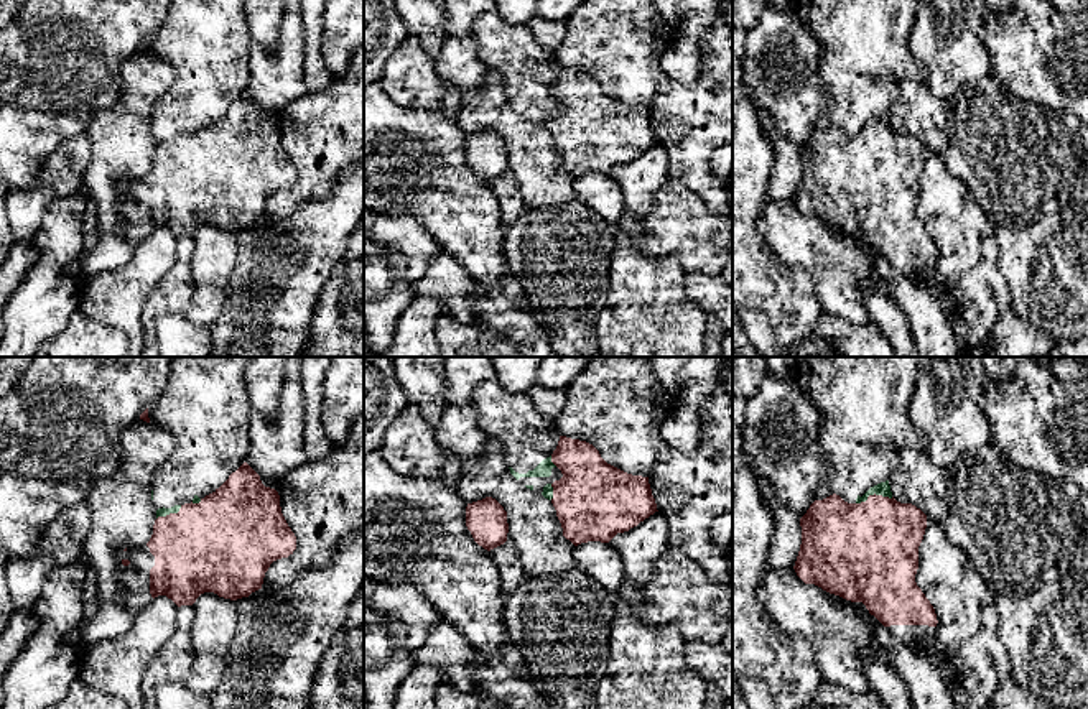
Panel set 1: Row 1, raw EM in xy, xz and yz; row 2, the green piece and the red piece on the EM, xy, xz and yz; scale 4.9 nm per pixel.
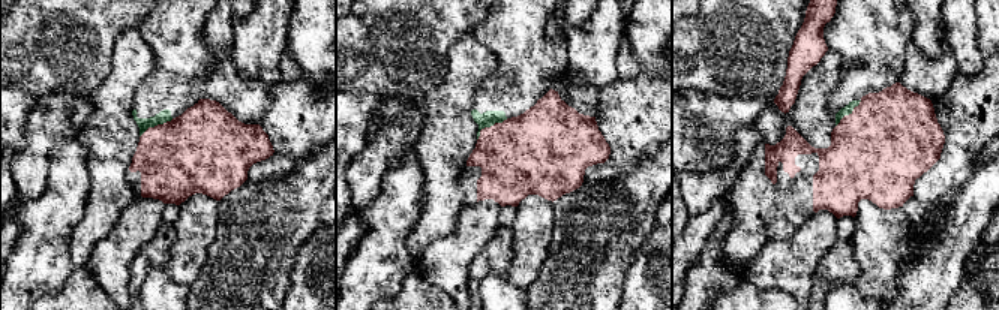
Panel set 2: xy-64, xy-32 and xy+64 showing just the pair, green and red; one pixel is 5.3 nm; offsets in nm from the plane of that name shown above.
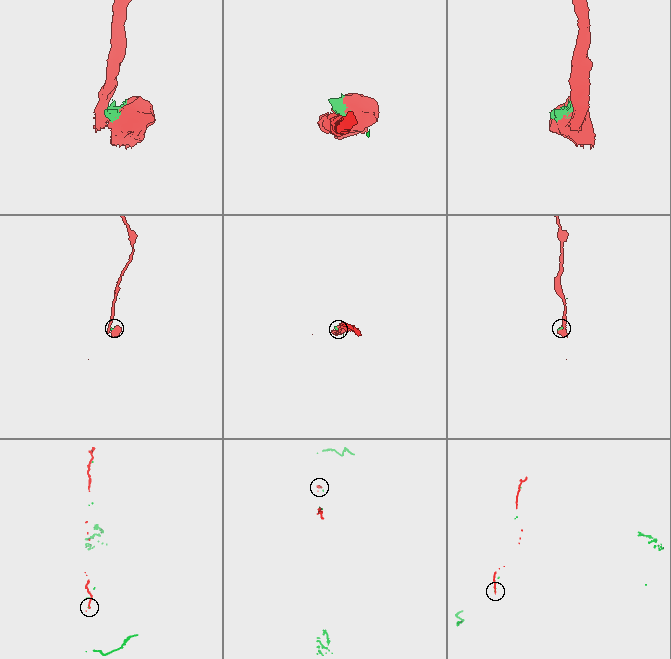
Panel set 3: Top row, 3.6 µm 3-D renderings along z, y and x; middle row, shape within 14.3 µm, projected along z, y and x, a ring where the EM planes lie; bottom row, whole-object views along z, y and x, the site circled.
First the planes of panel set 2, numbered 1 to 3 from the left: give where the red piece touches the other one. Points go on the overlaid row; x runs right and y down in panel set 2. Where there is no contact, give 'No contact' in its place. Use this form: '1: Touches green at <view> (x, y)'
1: Touches green at xy-64 (156, 125)
2: Touches green at xy-32 (489, 126)
3: Touches green at xy+64 (848, 114)

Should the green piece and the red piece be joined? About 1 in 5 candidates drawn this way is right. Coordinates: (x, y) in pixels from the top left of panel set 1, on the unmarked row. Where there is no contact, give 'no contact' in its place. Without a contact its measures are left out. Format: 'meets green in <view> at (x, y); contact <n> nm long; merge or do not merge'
meets green in yz at (874, 124); contact 190 nm long; do not merge

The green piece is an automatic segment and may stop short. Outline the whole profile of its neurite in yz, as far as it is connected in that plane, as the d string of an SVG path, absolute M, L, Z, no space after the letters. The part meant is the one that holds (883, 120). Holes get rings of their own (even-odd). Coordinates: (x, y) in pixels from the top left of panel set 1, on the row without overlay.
M793 0L803 26L821 44L820 82L826 110L815 122L815 132L833 125L848 135L866 133L869 127L892 130L889 107L902 81L925 84L927 71L909 49L909 33L918 0Z

